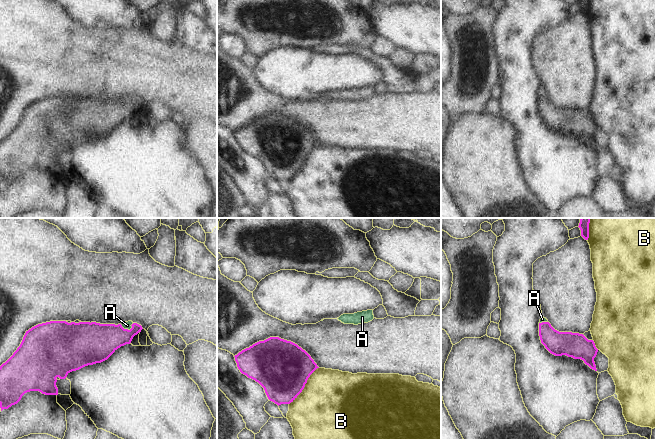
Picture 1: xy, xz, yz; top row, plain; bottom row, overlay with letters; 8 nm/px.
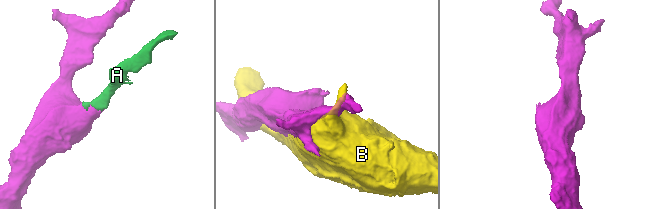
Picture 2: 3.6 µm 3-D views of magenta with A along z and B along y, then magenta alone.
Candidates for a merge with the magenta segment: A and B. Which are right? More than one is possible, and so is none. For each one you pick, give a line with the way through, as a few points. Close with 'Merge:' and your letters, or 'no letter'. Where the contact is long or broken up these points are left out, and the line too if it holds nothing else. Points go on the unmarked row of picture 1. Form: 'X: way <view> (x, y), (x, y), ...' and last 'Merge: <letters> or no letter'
A: way xy (99, 117), (121, 111), (127, 105), (127, 101)
Merge: A

